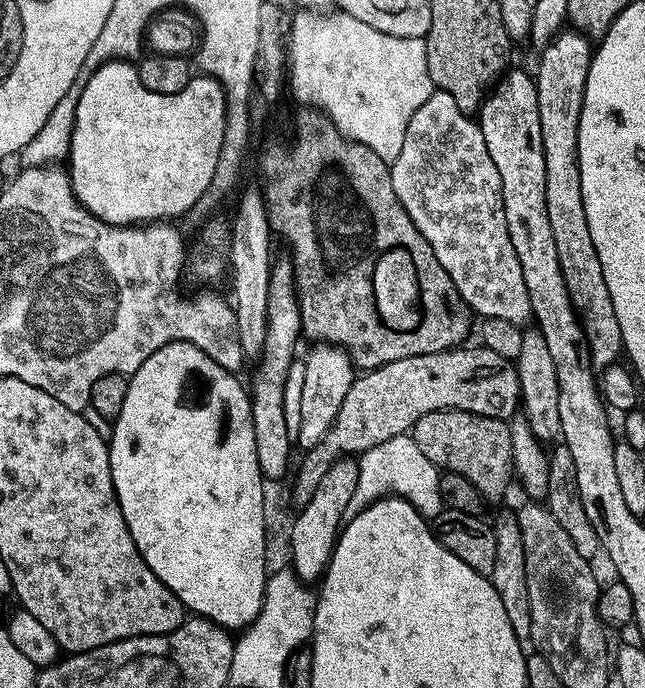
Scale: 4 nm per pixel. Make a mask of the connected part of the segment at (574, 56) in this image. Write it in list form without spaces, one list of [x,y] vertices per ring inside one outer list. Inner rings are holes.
[[[574,30],[561,31],[541,51],[536,73],[539,121],[542,122],[543,157],[546,158],[546,206],[554,233],[569,296],[581,312],[593,371],[600,372],[615,363],[623,351],[621,327],[614,314],[613,300],[606,287],[602,264],[590,236],[589,222],[582,203],[581,172],[577,154],[581,108],[584,105],[585,80],[591,64],[592,46],[587,37]]]

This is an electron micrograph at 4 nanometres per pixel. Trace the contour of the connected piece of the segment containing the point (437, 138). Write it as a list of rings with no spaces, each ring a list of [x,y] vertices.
[[[433,90],[430,98],[418,106],[414,118],[410,118],[410,126],[406,126],[402,154],[398,154],[390,167],[398,202],[402,202],[410,222],[414,222],[422,238],[430,242],[430,250],[434,250],[442,270],[450,274],[454,286],[458,286],[458,294],[462,294],[469,308],[479,317],[491,318],[506,314],[500,296],[512,294],[522,304],[525,280],[506,226],[502,178],[498,178],[498,166],[494,166],[494,158],[490,158],[486,150],[486,138],[479,123],[464,111],[461,101],[453,93]]]

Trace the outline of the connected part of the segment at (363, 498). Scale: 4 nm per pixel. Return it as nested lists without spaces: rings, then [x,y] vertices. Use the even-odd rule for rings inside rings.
[[[411,435],[395,436],[361,455],[357,486],[353,492],[353,502],[344,507],[345,517],[357,516],[372,503],[389,496],[403,498],[411,502],[416,510],[426,518],[434,512],[432,503],[437,503],[440,487],[440,470],[430,462],[426,454],[418,449]]]

